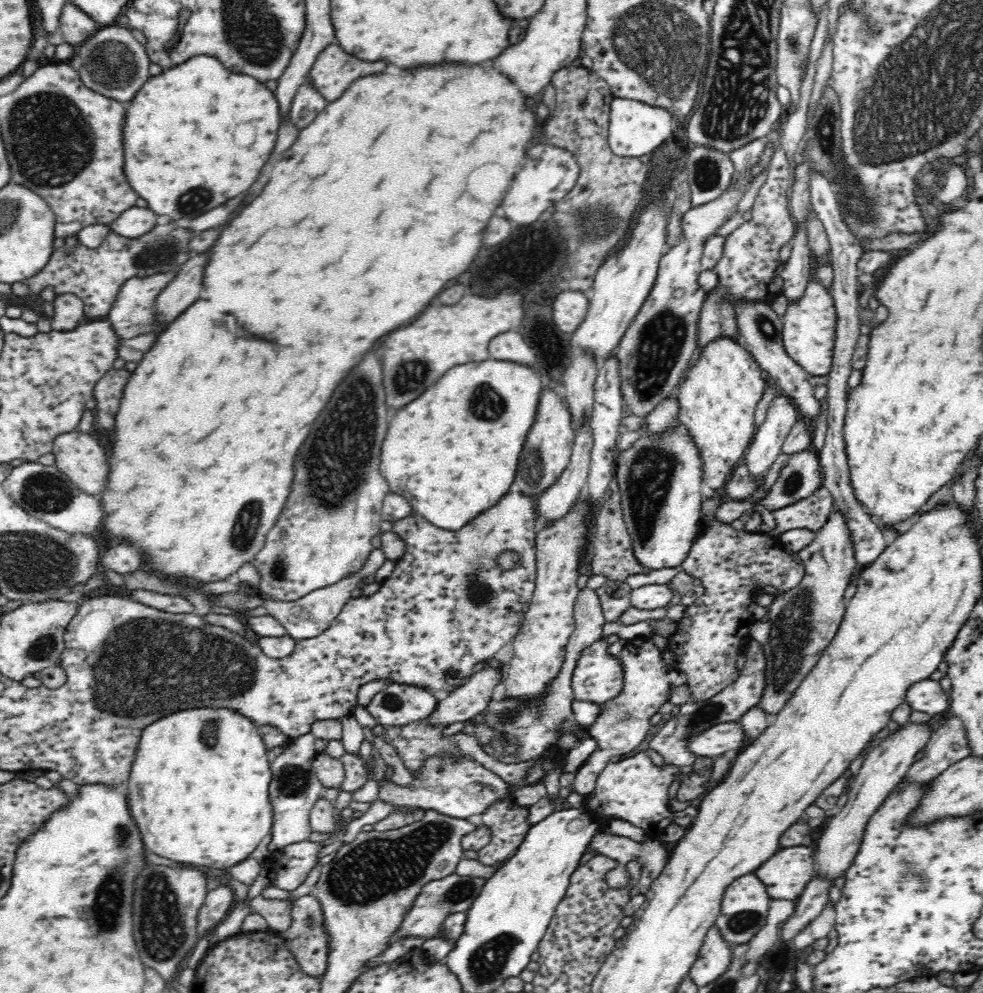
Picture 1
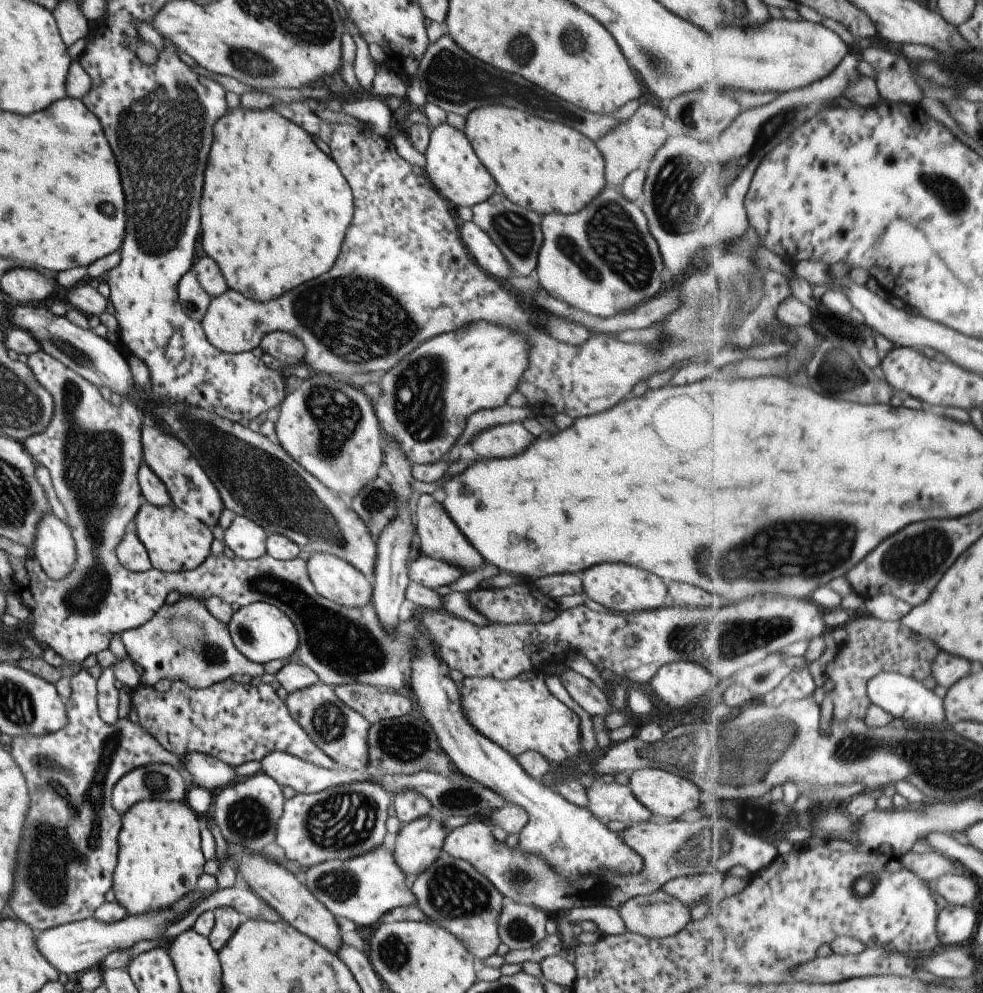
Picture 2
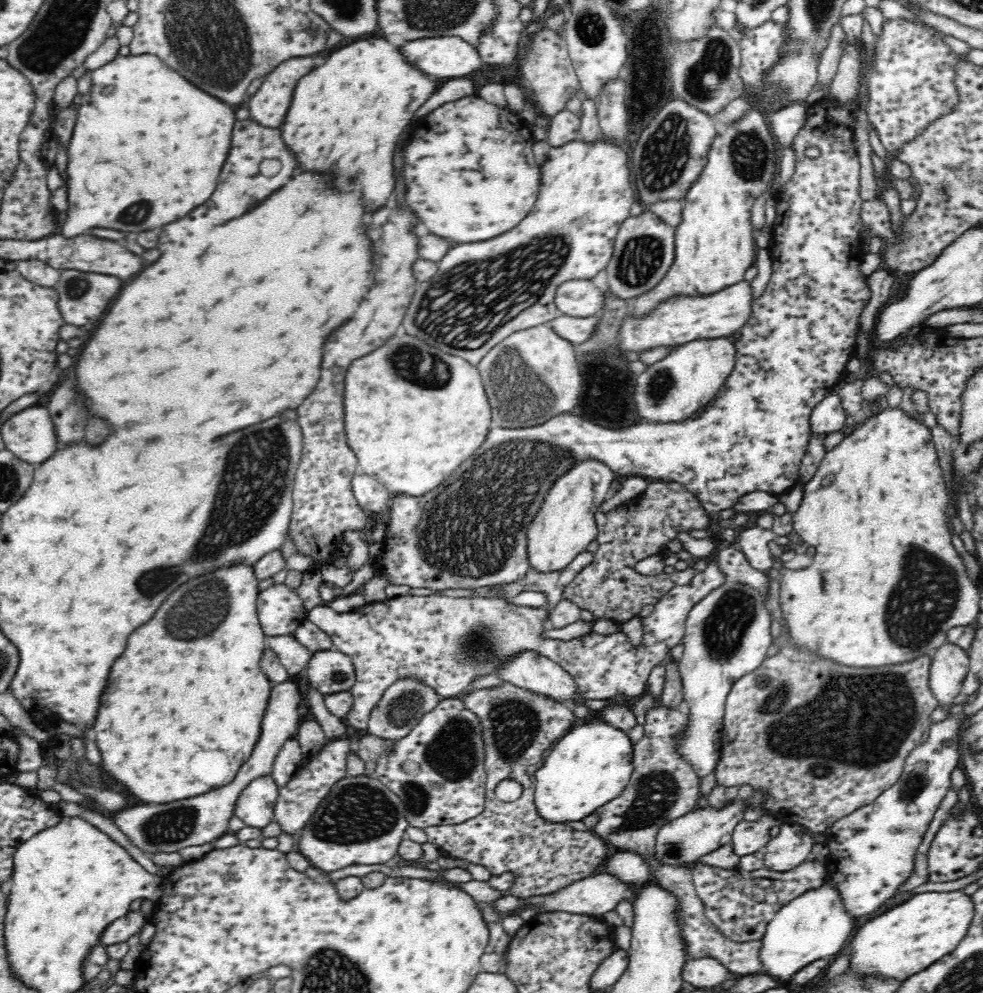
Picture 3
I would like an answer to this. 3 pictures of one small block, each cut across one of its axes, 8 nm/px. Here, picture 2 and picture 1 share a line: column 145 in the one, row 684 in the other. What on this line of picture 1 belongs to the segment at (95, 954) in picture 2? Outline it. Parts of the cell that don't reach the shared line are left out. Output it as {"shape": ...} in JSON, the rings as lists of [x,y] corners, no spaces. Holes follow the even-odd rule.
{"shape":[[[922,680],[908,687],[905,702],[911,710],[933,716],[945,716],[949,713],[949,694],[936,680]]]}

